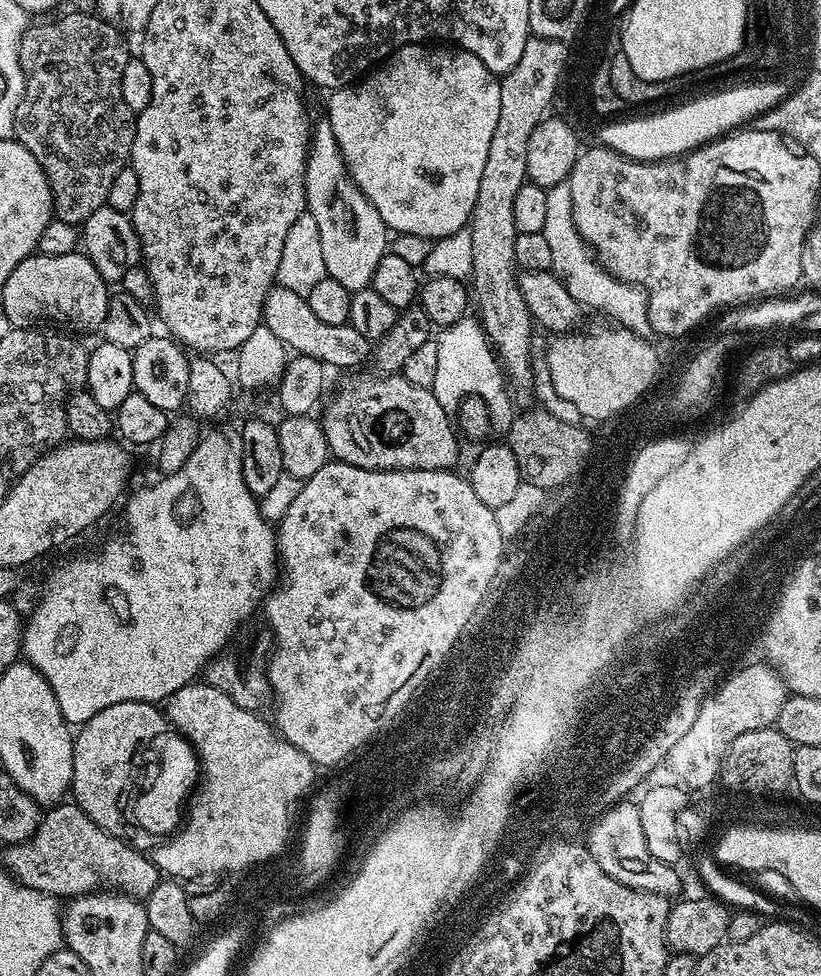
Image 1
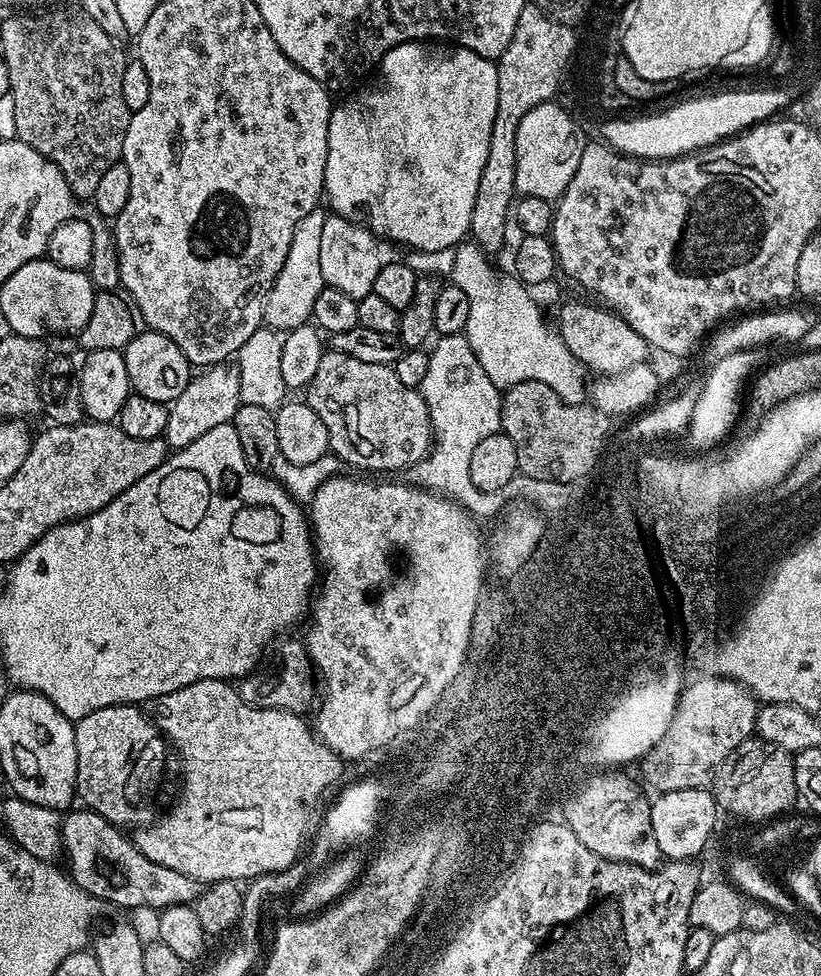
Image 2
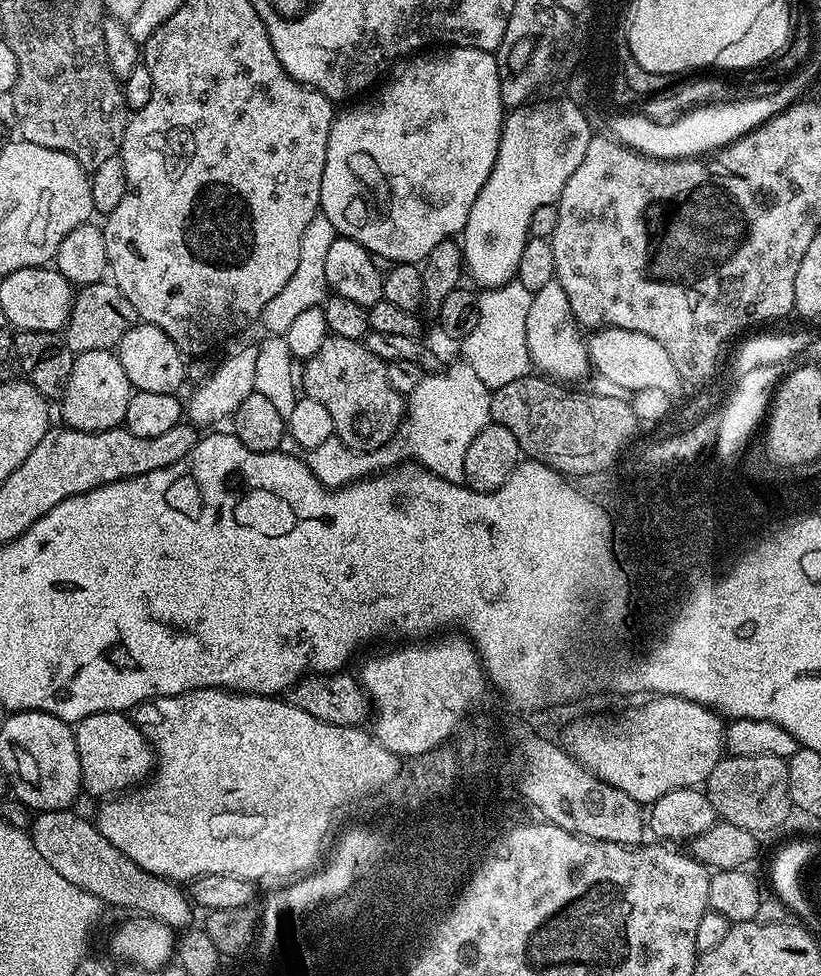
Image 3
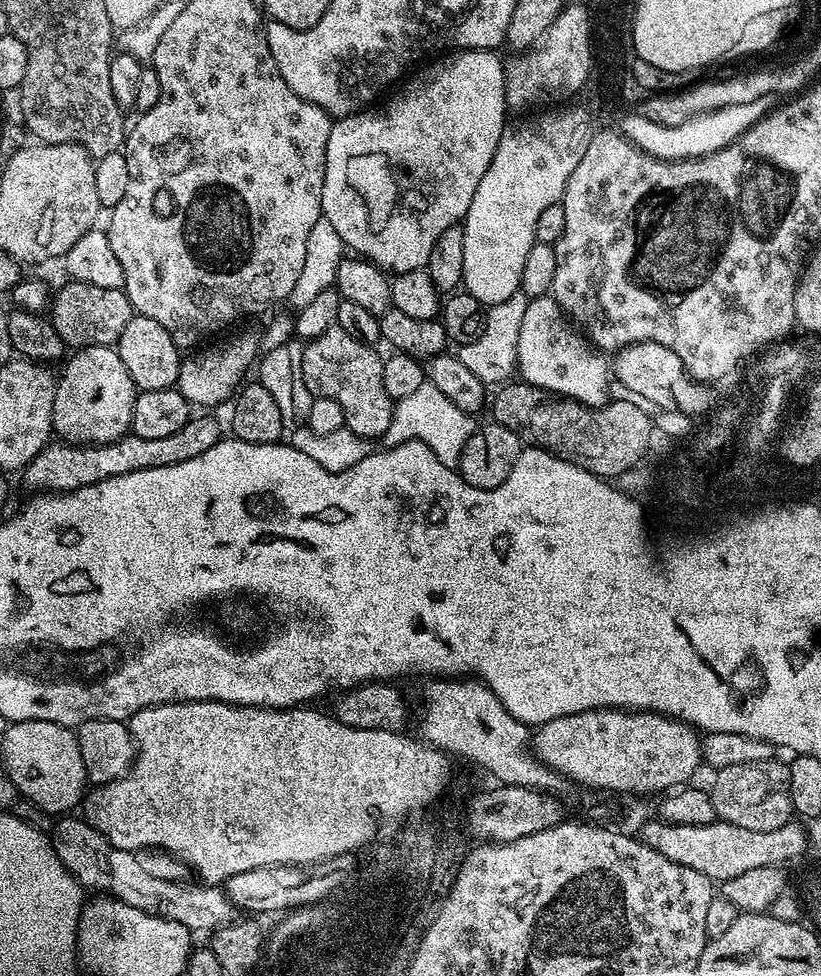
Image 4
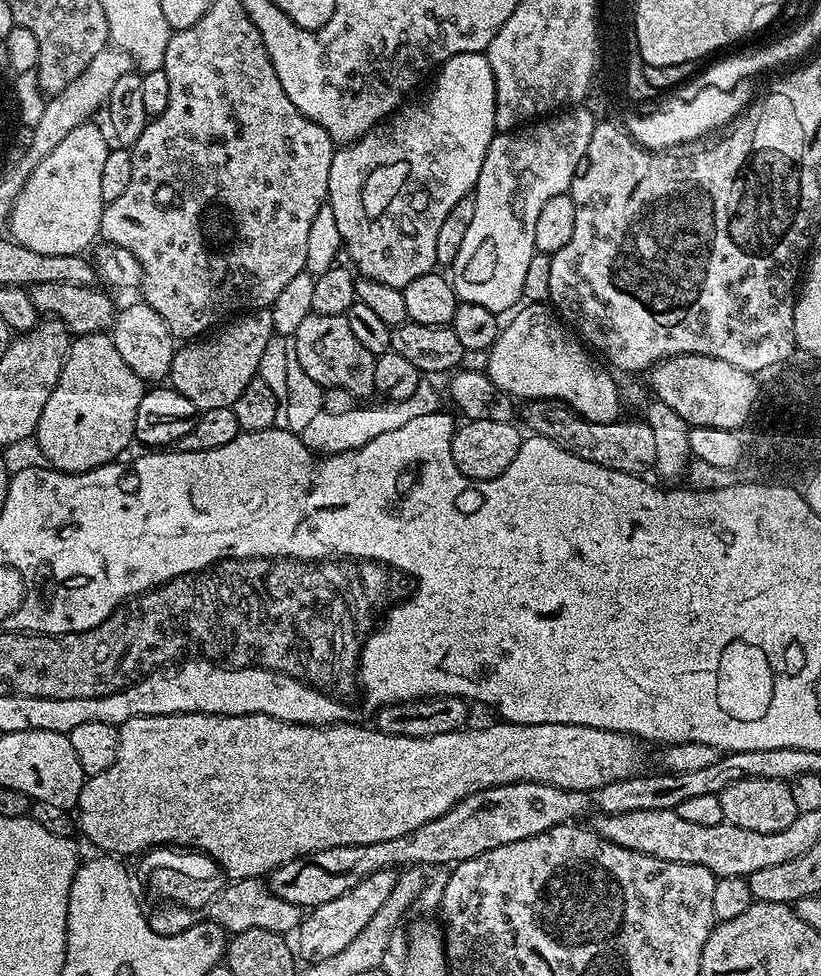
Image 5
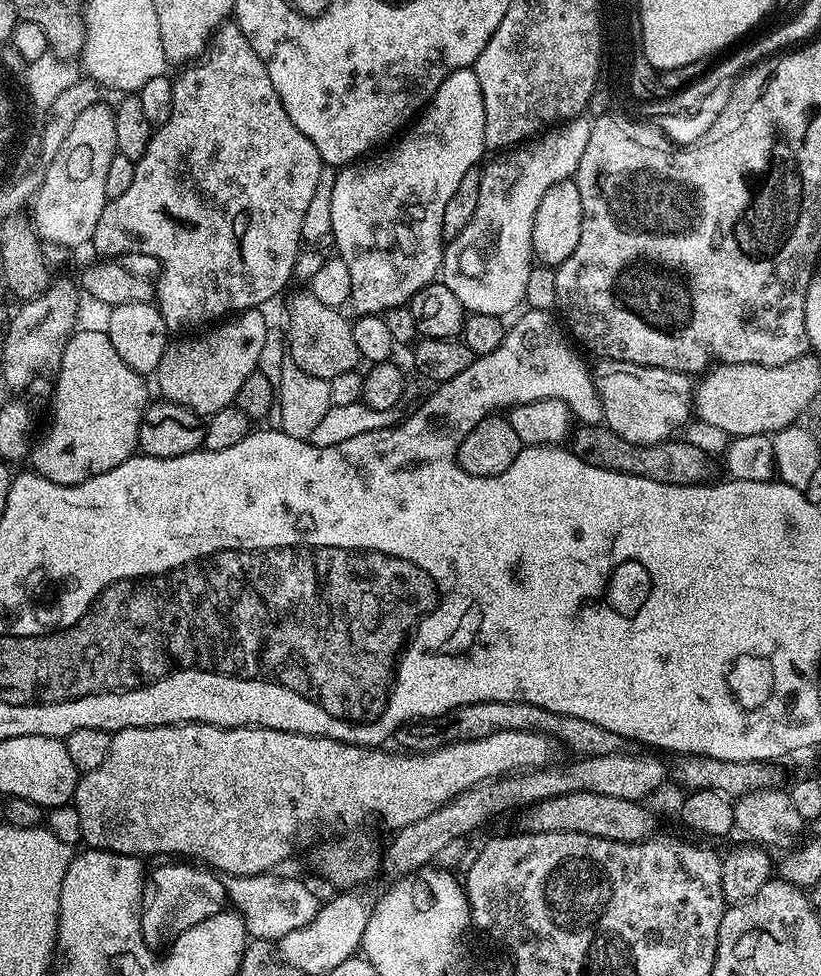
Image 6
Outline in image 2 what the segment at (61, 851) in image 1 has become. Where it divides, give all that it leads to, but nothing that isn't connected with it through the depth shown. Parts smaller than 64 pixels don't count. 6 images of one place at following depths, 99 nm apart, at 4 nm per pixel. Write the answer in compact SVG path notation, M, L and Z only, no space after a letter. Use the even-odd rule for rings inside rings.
M77 807L77 812L69 811L60 826L60 843L63 859L68 859L67 875L86 894L105 900L109 906L120 908L169 908L179 904L192 904L200 897L201 881L167 866L150 862L142 850L138 850L135 839L123 836L121 829L112 824L102 814L91 812L89 808Z

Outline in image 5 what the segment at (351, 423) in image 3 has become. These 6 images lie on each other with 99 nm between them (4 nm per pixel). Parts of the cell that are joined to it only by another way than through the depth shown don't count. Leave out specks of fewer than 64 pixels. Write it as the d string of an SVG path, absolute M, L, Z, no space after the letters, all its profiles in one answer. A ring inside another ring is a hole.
M311 312L294 332L292 349L306 375L321 387L345 388L360 400L375 393L376 357L362 346L362 342L352 333L347 315L322 315Z

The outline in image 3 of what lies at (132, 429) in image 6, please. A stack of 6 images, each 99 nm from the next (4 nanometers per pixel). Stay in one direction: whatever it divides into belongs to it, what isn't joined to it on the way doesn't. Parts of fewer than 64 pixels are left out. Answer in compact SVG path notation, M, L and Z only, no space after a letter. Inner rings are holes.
M115 351L81 352L73 359L70 378L64 386L63 423L83 432L105 432L111 428L121 427L133 391L132 384L126 378L126 370L122 370L122 362Z

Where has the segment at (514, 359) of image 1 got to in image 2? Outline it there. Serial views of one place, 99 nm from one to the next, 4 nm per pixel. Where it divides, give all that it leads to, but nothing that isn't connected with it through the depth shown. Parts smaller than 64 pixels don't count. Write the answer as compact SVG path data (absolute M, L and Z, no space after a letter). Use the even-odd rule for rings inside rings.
M524 8L522 14L518 14L514 38L496 64L498 114L494 114L494 130L490 130L490 154L486 154L486 166L482 166L482 178L478 178L478 198L474 198L474 214L470 229L471 239L488 254L493 254L503 246L504 227L510 224L510 213L518 196L514 182L518 150L518 145L513 140L516 123L527 108L546 103L558 92L560 83L556 78L571 48L572 36L568 31L556 31L536 9Z

